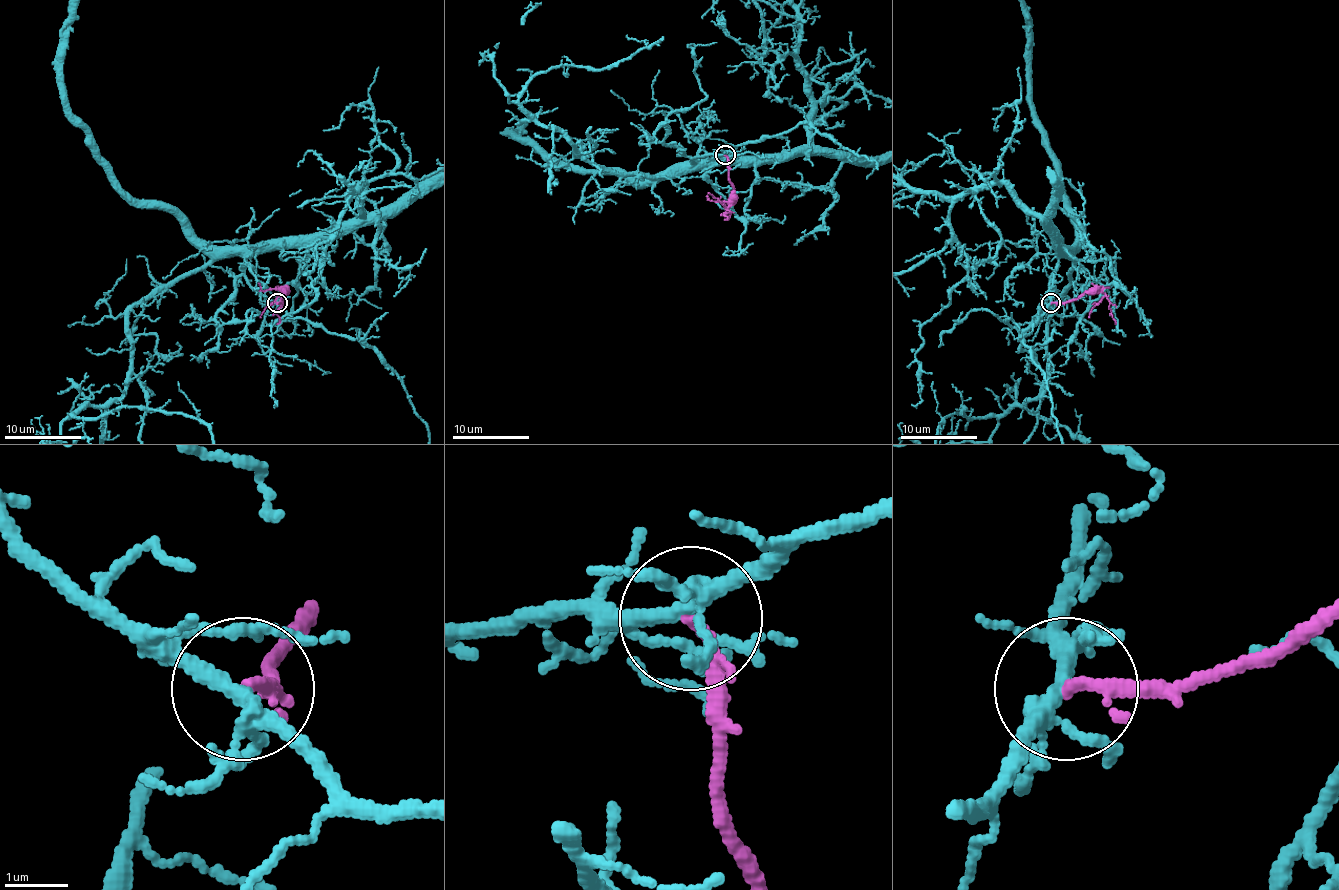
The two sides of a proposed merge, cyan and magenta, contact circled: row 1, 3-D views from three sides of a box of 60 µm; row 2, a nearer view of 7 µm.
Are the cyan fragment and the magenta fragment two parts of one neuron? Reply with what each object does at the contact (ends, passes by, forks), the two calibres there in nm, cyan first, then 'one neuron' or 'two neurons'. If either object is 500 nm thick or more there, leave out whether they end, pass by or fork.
cyan forks; magenta passes by; calibres 240 and 150 nm; two neurons

